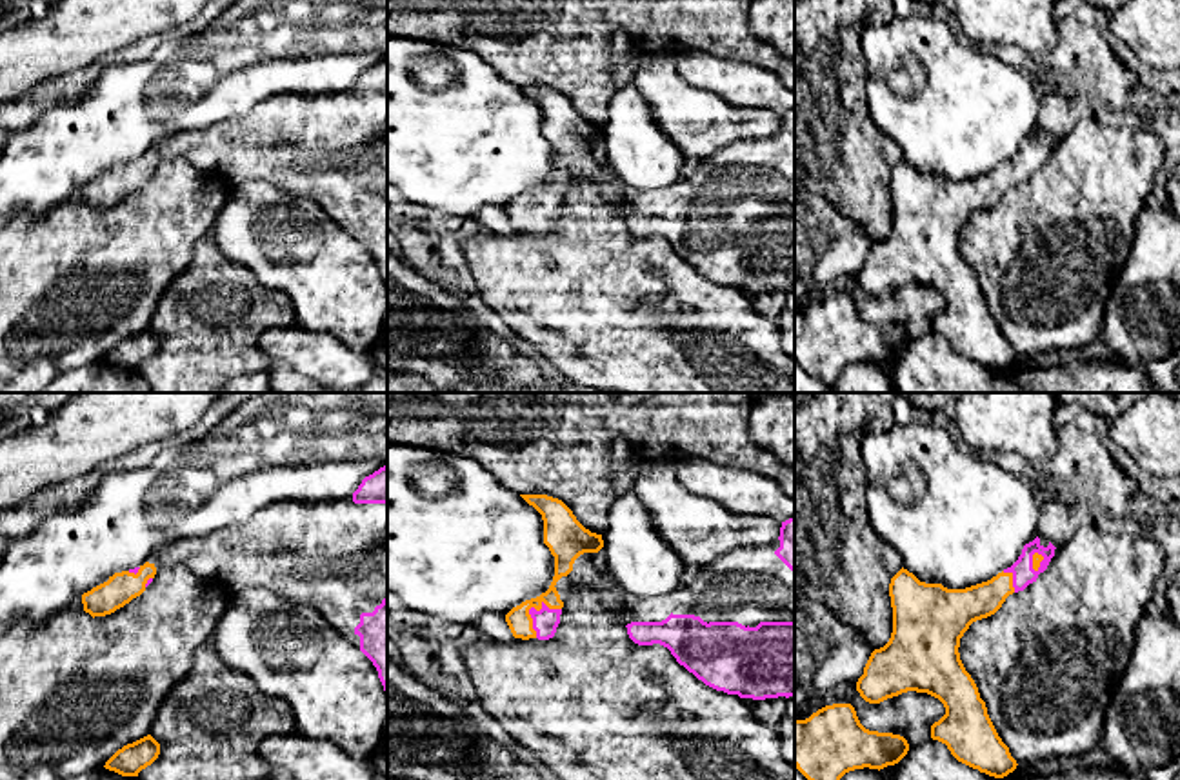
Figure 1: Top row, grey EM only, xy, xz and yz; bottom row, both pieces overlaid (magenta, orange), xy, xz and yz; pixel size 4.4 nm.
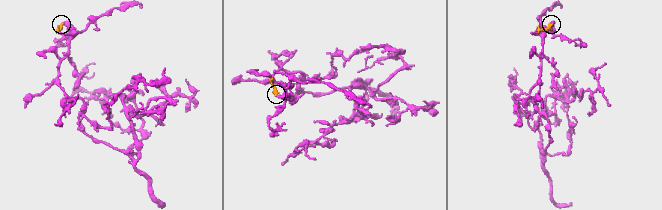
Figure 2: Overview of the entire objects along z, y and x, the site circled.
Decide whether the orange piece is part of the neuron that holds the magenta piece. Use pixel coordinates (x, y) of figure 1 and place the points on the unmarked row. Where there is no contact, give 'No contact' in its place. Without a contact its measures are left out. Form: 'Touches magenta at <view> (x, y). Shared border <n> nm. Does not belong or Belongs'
Touches magenta at xz (531, 200). Shared border 180 nm. Belongs

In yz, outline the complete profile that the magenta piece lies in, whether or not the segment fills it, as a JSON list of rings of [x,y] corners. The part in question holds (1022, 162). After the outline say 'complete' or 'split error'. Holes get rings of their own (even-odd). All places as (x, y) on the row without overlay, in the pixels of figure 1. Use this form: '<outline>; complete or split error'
[[[1036,129],[1025,136],[1018,153],[987,175],[947,182],[942,176],[920,175],[907,162],[900,162],[889,176],[893,200],[893,225],[889,235],[875,242],[856,275],[856,284],[869,296],[880,296],[907,284],[927,285],[938,291],[945,307],[931,318],[931,331],[947,338],[951,347],[980,365],[1004,371],[1016,362],[1016,353],[998,329],[978,280],[960,253],[960,231],[976,213],[995,207],[1005,191],[1036,175],[1055,149],[1055,138],[1040,136]]]; split error

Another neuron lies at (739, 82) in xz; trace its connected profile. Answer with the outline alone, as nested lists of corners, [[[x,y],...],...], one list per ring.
[[[705,51],[675,55],[678,75],[702,91],[740,107],[769,107],[780,116],[795,109],[795,93],[780,78],[755,64],[718,58]]]

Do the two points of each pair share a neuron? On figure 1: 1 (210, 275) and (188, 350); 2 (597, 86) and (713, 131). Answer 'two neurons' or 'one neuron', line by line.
1: one neuron
2: two neurons

